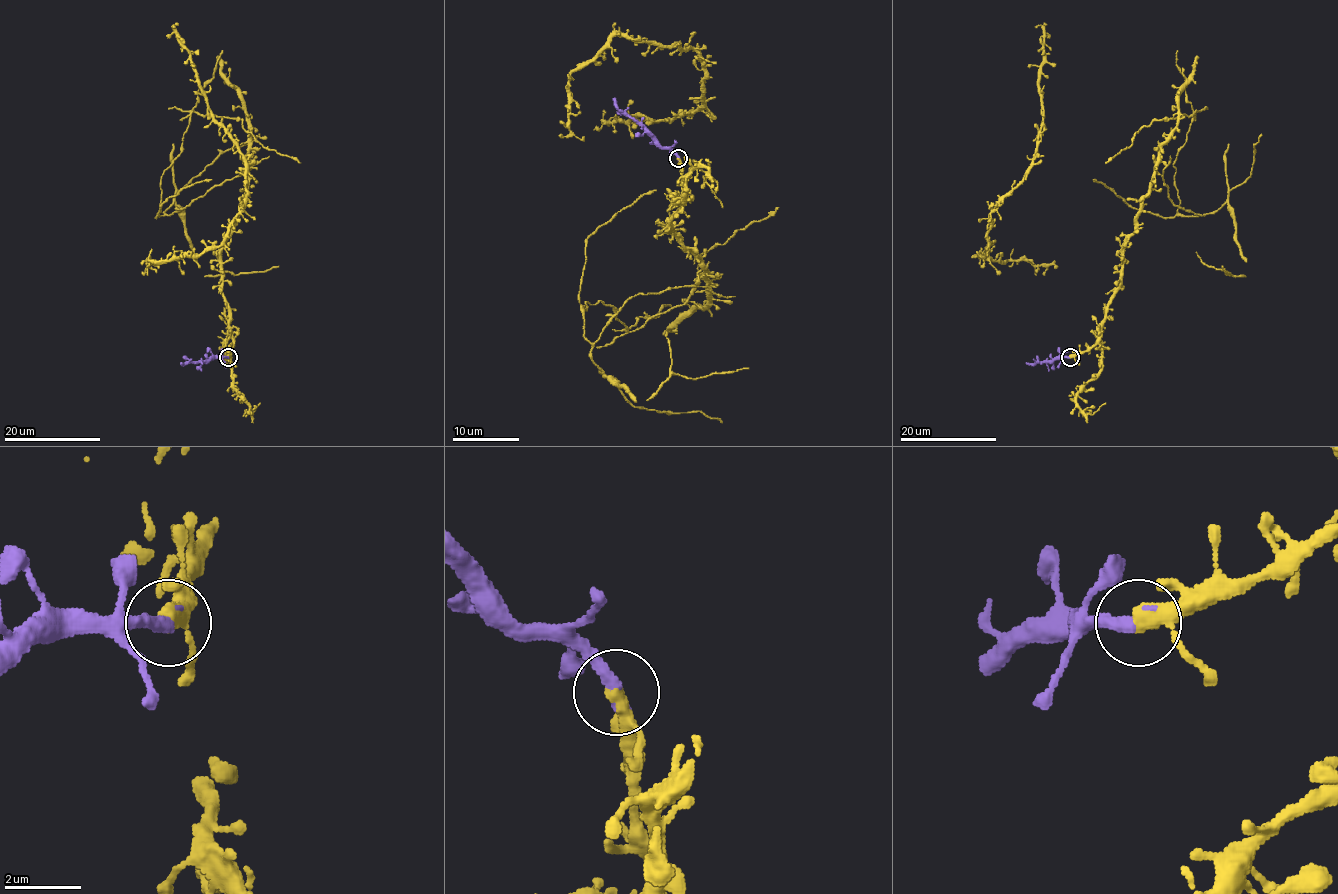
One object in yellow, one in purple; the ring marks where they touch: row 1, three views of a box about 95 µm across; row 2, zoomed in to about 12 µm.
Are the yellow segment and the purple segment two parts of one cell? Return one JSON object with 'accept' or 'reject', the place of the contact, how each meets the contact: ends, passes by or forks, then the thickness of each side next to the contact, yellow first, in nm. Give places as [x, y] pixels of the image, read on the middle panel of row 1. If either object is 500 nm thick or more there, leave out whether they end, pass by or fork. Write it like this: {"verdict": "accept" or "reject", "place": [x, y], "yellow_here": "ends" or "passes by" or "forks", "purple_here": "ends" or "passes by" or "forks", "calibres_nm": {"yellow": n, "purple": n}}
{"verdict": "reject", "place": [678, 158], "yellow_here": "passes by", "purple_here": "ends", "calibres_nm": {"yellow": 340, "purple": 360}}

